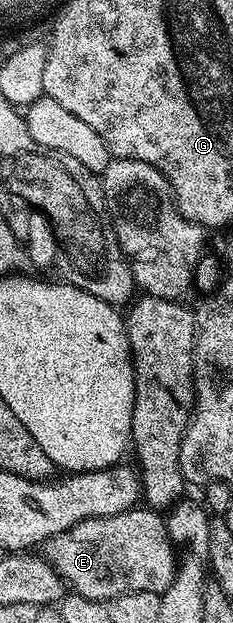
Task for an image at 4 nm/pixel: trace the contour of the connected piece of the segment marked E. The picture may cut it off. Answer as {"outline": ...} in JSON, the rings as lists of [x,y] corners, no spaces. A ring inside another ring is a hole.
{"outline":[[[141,505],[111,517],[79,521],[50,539],[47,548],[47,562],[65,587],[88,599],[112,601],[132,591],[160,595],[177,575],[179,555],[169,539],[165,515]]]}

